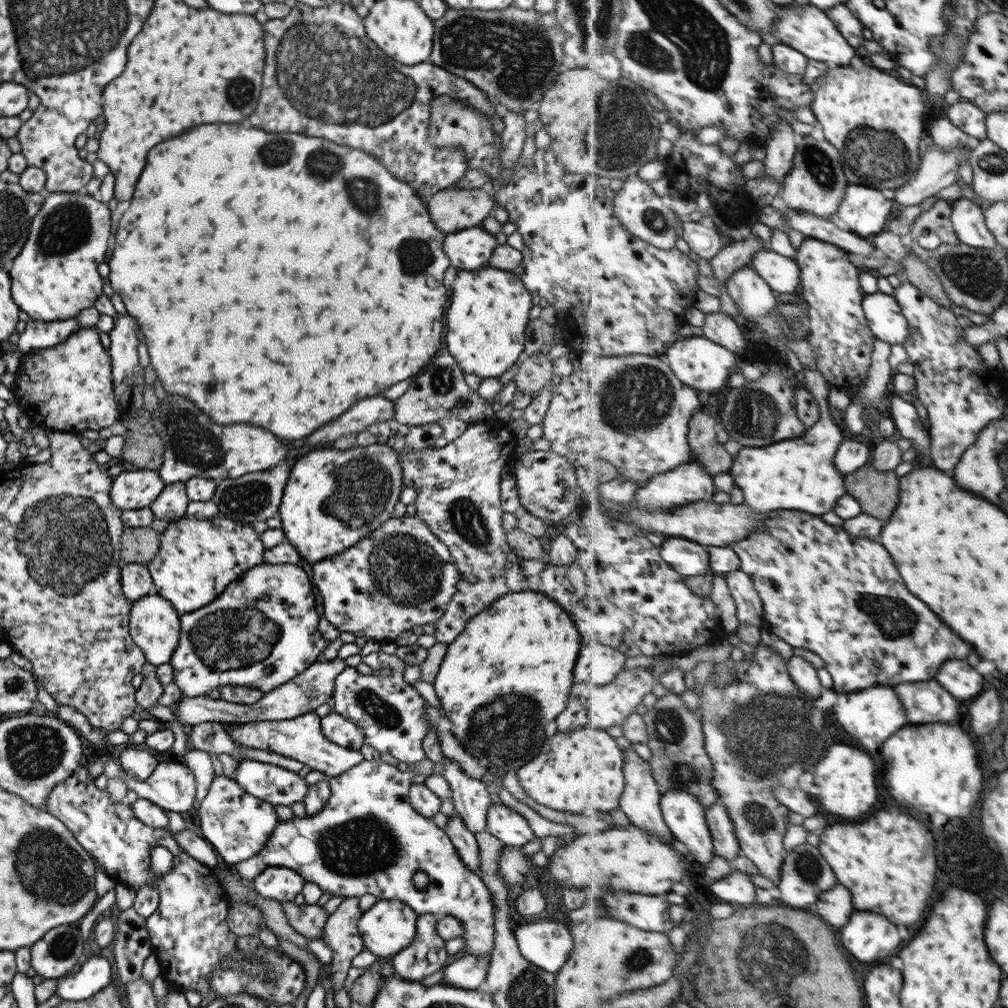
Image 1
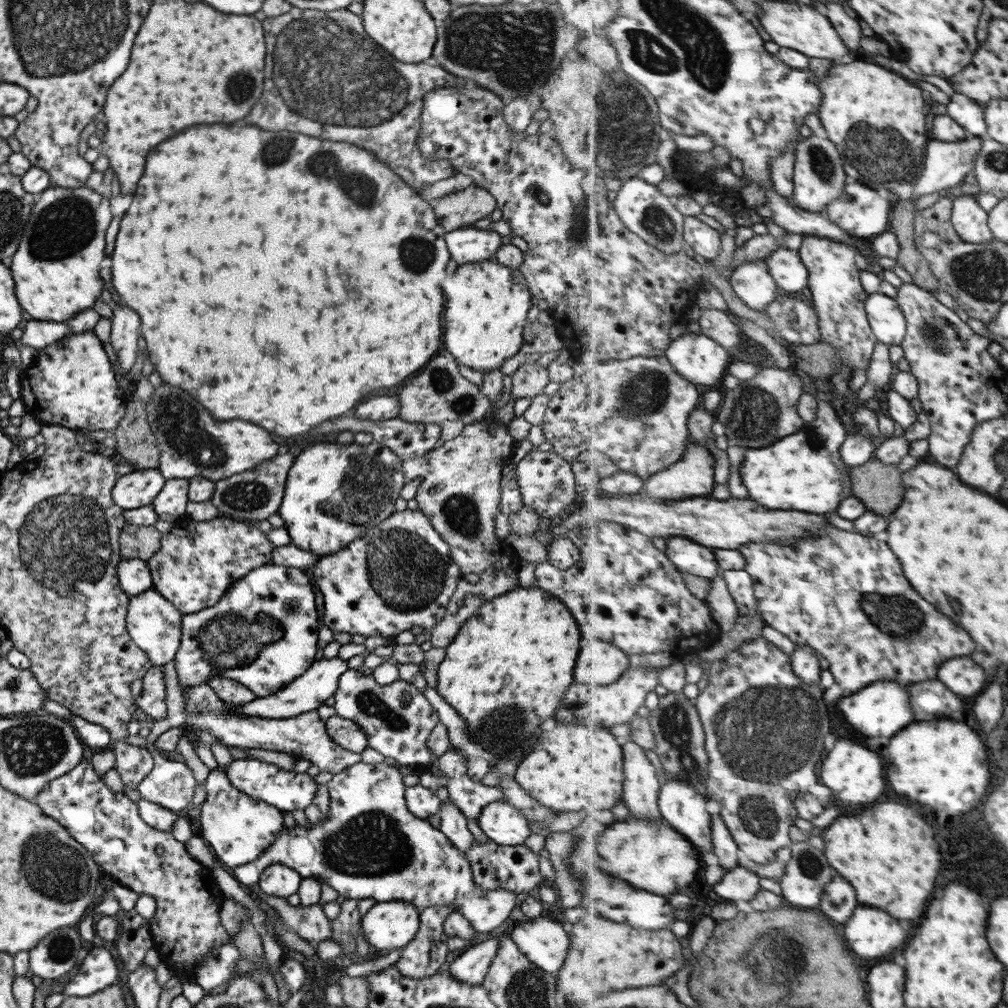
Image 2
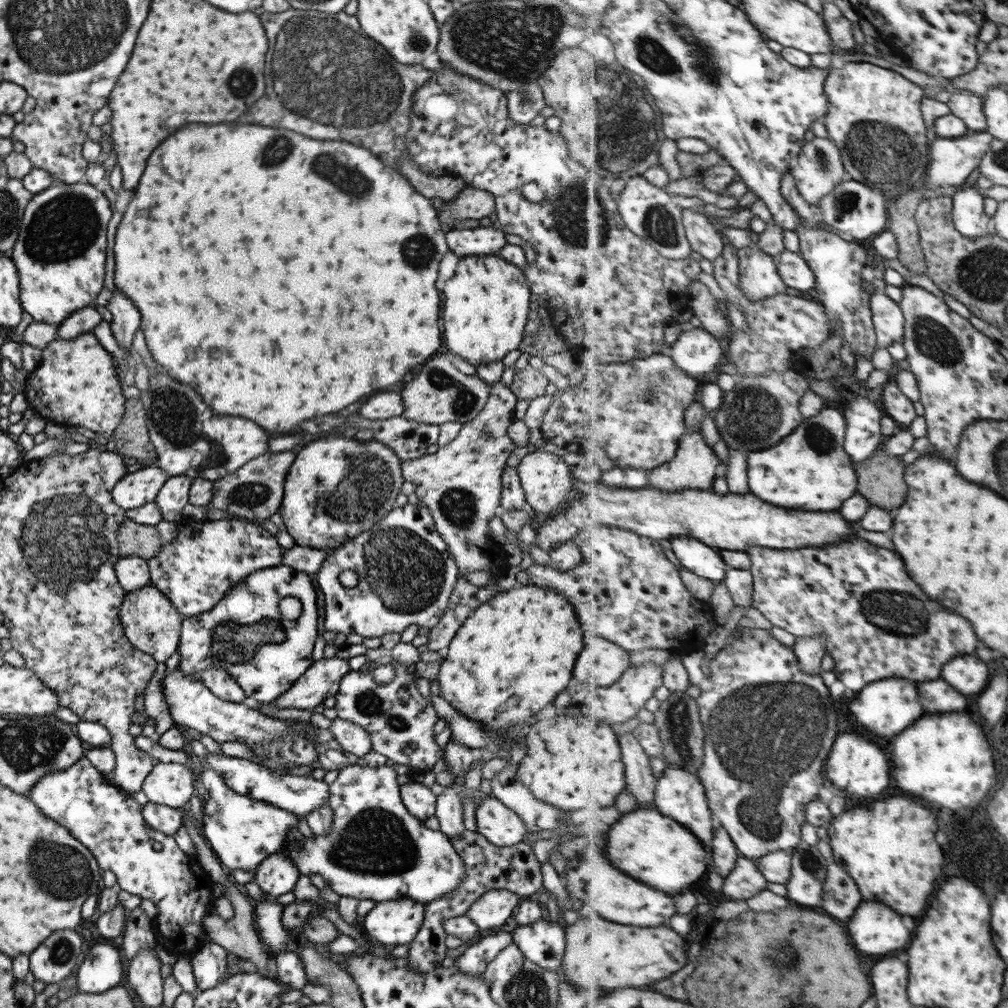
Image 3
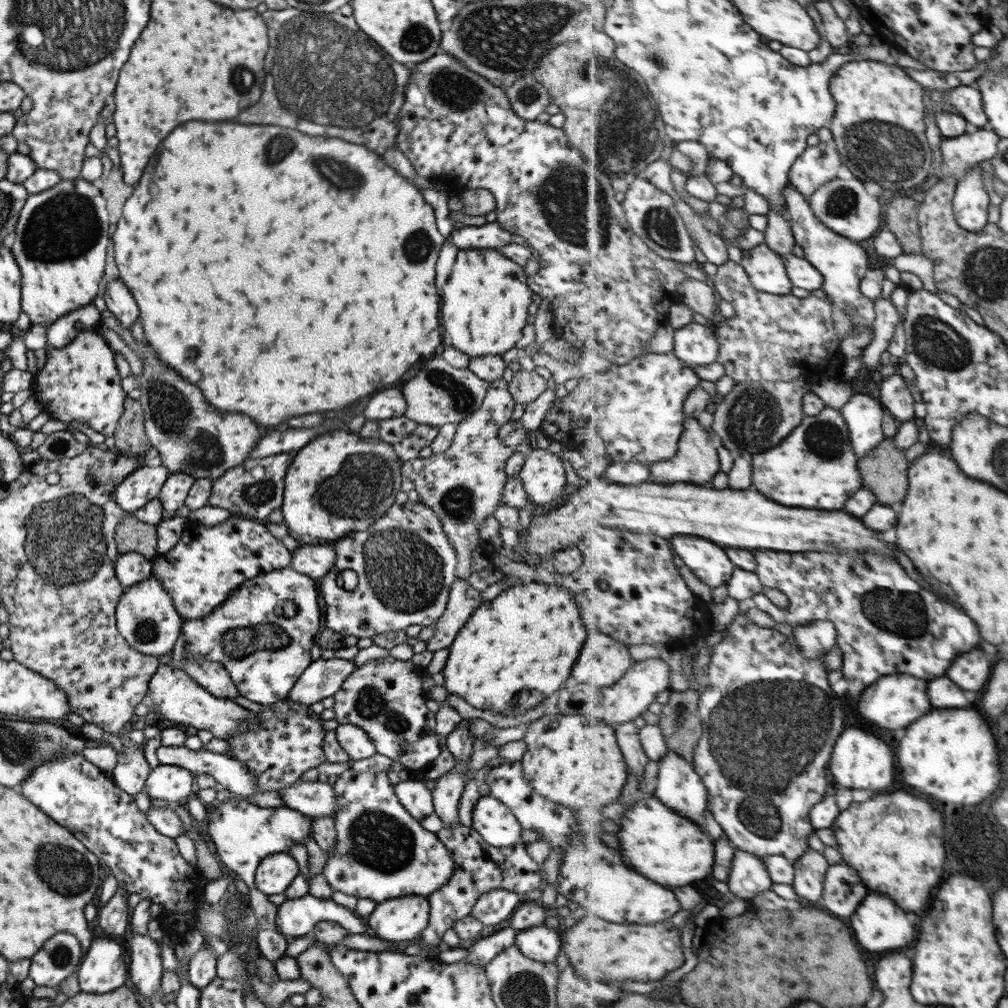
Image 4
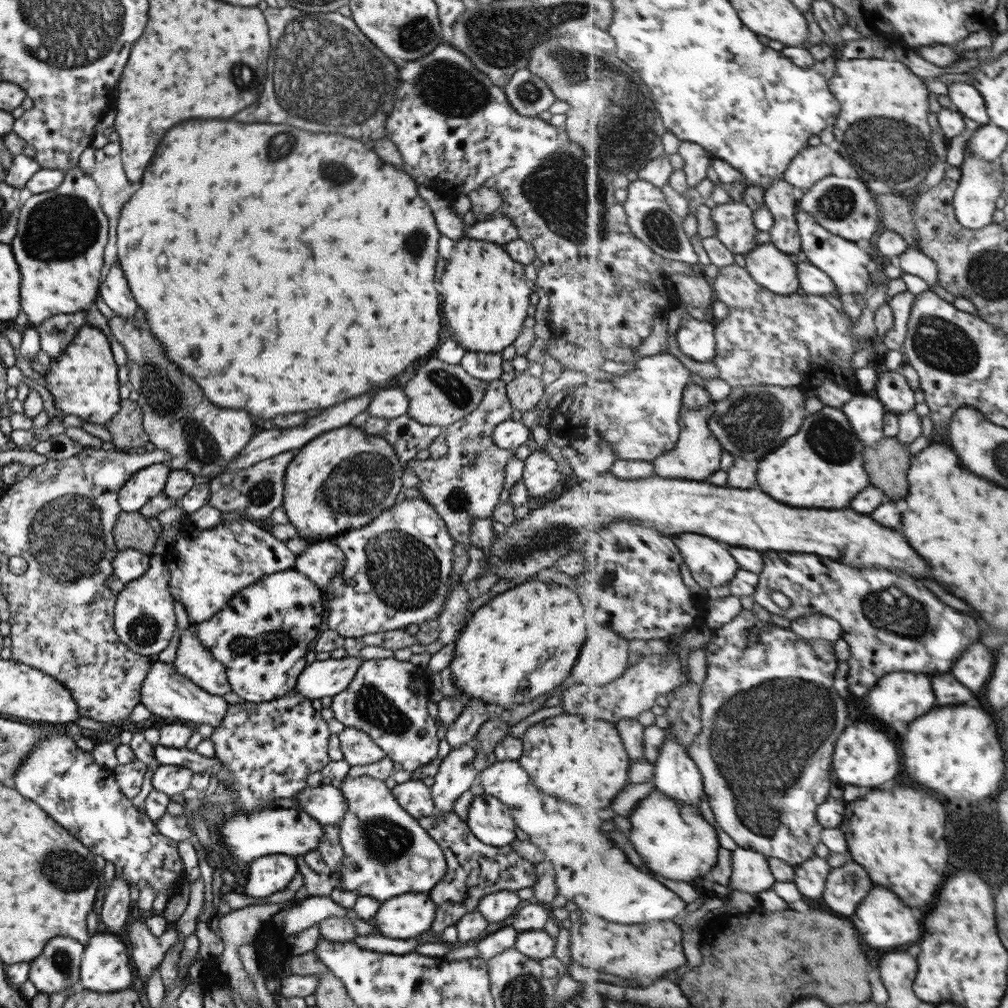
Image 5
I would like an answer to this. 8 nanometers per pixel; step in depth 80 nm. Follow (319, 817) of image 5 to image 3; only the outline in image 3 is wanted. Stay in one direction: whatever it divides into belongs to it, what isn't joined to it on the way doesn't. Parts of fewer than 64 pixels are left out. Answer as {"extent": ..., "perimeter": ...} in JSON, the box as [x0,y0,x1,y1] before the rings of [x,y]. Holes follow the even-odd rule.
{"extent":[154,744,328,817],"perimeter":[[[156,744],[154,758],[159,762],[171,762],[173,764],[183,764],[191,769],[211,769],[223,779],[223,784],[228,786],[233,792],[246,796],[251,800],[260,800],[287,812],[292,812],[297,816],[304,817],[309,812],[317,810],[322,804],[328,804],[328,784],[311,777],[277,775],[260,766],[256,762],[237,757],[228,757],[222,753],[207,753],[204,759],[198,759],[193,755],[188,747],[179,750],[169,750]]]}

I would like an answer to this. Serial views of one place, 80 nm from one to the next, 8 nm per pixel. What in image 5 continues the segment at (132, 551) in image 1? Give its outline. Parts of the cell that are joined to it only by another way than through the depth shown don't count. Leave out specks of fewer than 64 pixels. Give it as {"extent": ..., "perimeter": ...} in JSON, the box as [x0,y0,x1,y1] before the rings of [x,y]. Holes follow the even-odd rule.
{"extent":[113,511,156,555],"perimeter":[[[121,511],[113,524],[113,541],[117,550],[135,549],[150,555],[156,536],[147,523],[137,511]]]}

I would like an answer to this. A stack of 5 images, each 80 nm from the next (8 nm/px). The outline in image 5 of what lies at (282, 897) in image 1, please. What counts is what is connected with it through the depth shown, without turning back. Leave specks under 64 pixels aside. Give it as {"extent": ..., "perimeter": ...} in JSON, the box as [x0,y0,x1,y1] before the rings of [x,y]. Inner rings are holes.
{"extent":[243,854,297,898],"perimeter":[[[285,854],[265,855],[248,864],[243,893],[253,898],[262,898],[282,890],[297,872],[294,857]]]}

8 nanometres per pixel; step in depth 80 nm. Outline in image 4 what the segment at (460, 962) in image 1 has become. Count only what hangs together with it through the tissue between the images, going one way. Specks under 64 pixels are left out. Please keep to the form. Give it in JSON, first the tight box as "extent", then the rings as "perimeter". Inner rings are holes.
{"extent":[464,926,516,965],"perimeter":[[[503,926],[502,929],[494,933],[481,937],[473,944],[466,944],[467,955],[464,961],[485,965],[494,956],[497,956],[505,947],[514,944],[516,930],[509,926]]]}

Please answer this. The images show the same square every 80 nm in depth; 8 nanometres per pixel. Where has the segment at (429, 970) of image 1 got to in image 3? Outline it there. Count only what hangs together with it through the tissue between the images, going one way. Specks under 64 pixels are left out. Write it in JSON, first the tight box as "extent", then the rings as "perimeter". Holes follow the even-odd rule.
{"extent":[406,829,541,972],"perimeter":[[[463,829],[458,837],[449,839],[456,855],[463,863],[464,873],[457,886],[439,898],[430,900],[424,905],[423,920],[415,938],[408,943],[406,961],[411,972],[429,972],[432,968],[439,967],[447,950],[444,938],[444,920],[463,916],[477,899],[489,896],[495,889],[503,889],[519,896],[534,898],[540,891],[541,873],[540,863],[535,859],[528,841],[521,841],[513,846],[495,846],[485,840],[477,831]]]}

